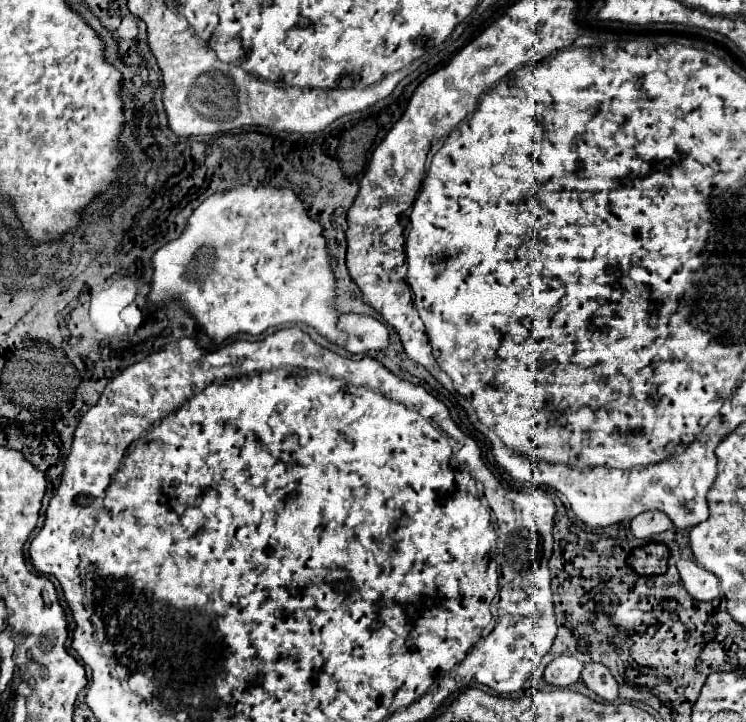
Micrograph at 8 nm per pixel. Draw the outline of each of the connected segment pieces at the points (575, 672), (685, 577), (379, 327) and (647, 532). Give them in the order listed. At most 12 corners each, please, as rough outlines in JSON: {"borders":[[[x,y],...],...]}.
{"borders":[[[555,658],[543,674],[551,686],[567,688],[581,678],[583,664]],[[693,560],[677,570],[693,600],[711,600],[721,590],[715,574]],[[339,314],[351,354],[385,350],[387,326],[371,316]],[[659,510],[631,520],[635,538],[665,532],[673,522]]]}

